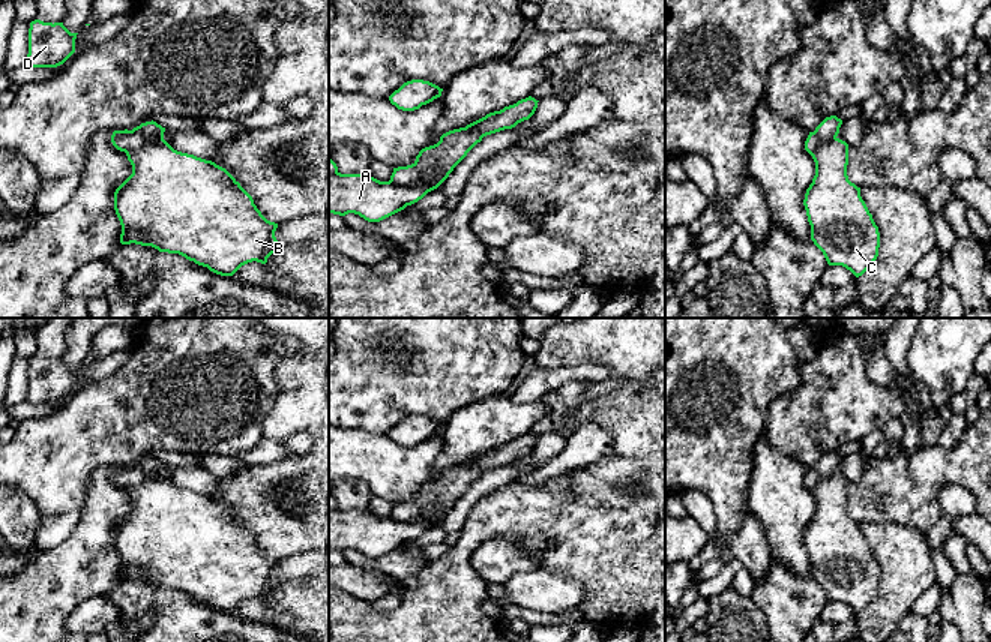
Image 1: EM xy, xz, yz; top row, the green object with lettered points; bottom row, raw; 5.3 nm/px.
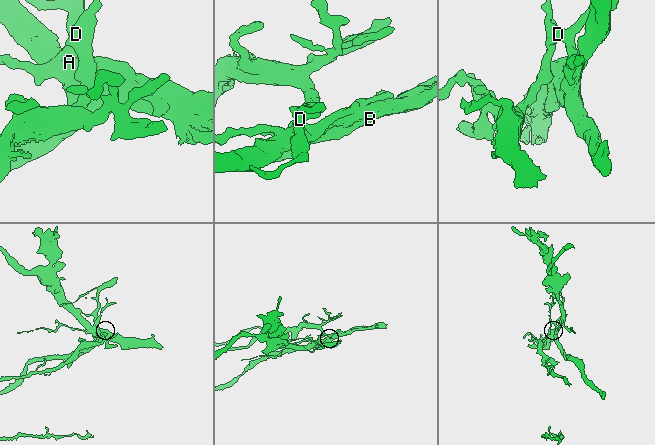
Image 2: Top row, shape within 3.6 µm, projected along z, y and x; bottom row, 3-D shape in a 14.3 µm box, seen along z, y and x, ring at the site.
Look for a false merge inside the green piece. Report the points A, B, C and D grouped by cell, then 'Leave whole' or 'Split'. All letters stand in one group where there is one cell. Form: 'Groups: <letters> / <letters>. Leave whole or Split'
Groups: A B C / D. Split

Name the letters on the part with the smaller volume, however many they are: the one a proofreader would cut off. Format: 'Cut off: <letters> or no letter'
Cut off: D

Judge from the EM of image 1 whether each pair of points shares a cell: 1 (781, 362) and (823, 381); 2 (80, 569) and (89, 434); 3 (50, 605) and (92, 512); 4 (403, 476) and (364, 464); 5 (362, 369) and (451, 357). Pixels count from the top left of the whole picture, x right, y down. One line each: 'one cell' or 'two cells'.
1: two cells
2: two cells
3: one cell
4: one cell
5: one cell

